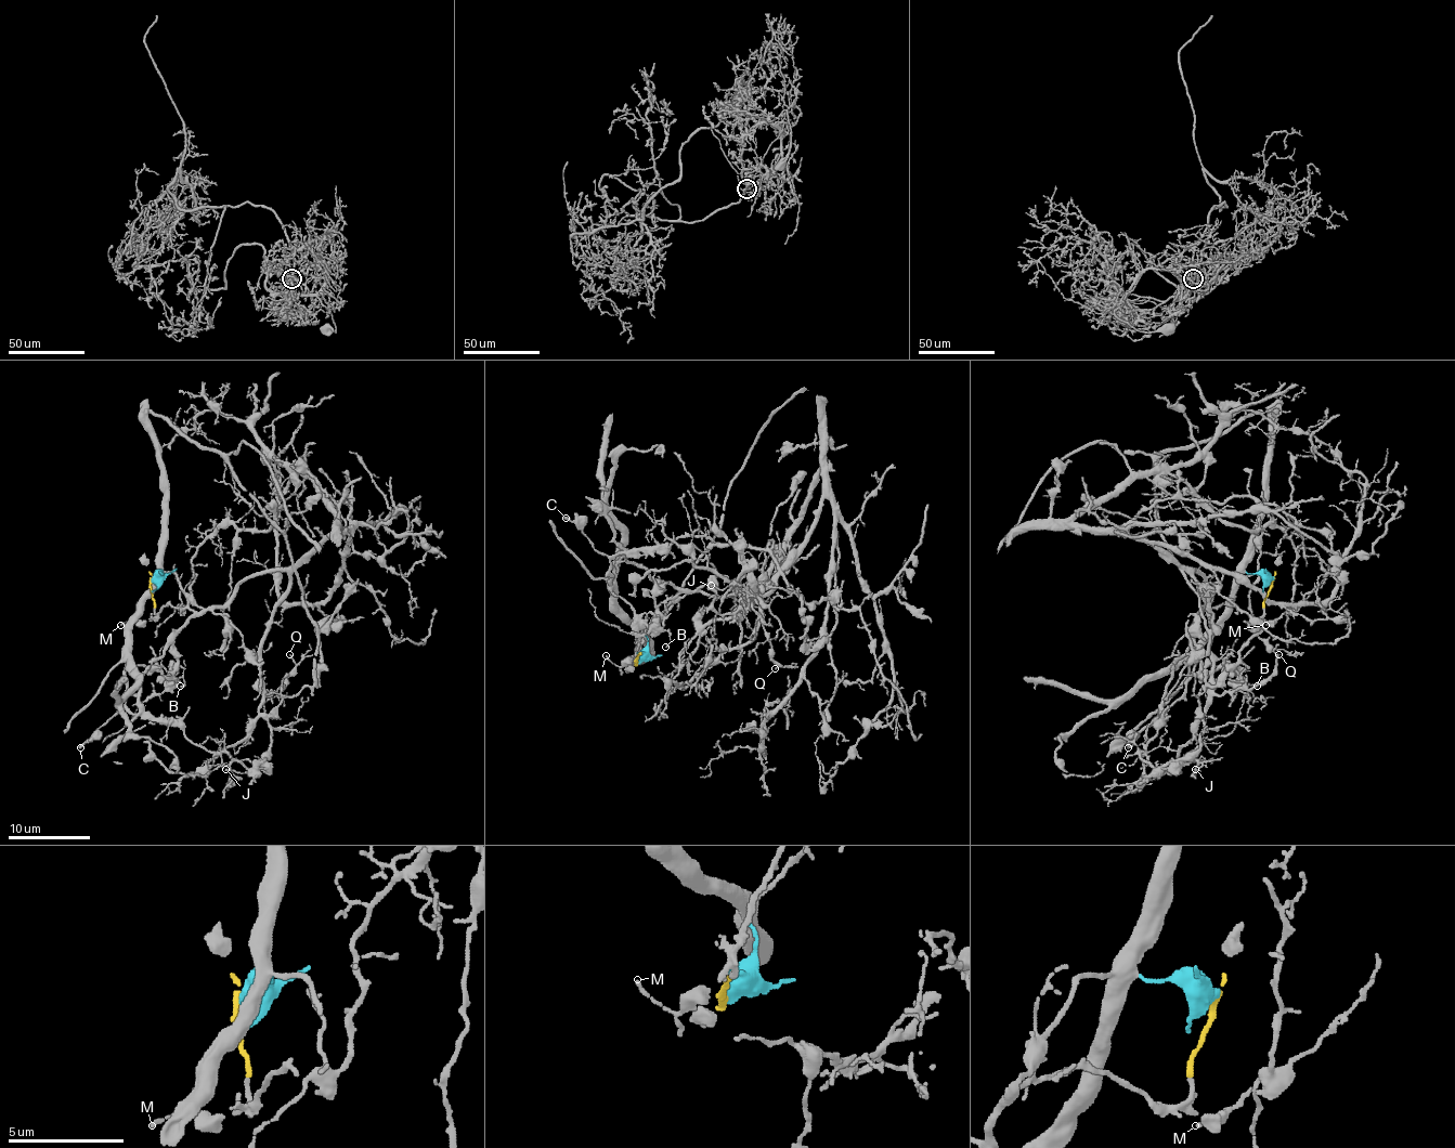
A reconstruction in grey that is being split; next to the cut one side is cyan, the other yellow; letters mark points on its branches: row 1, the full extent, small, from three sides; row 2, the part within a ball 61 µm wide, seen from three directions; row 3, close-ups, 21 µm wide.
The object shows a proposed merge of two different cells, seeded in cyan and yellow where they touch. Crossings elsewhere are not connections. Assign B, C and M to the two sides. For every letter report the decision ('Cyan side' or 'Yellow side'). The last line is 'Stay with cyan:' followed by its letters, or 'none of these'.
B: Yellow side
C: Cyan side
M: Yellow side
Stay with cyan: C

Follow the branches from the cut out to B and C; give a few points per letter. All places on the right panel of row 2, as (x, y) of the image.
B: (1271, 579), (1261, 616), (1220, 604), (1209, 607), (1195, 621), (1195, 653), (1205, 674), (1232, 668), (1257, 687)
C: (1271, 579), (1244, 574), (1230, 600), (1228, 613), (1202, 650), (1186, 691), (1158, 719), (1148, 723), (1128, 747)

